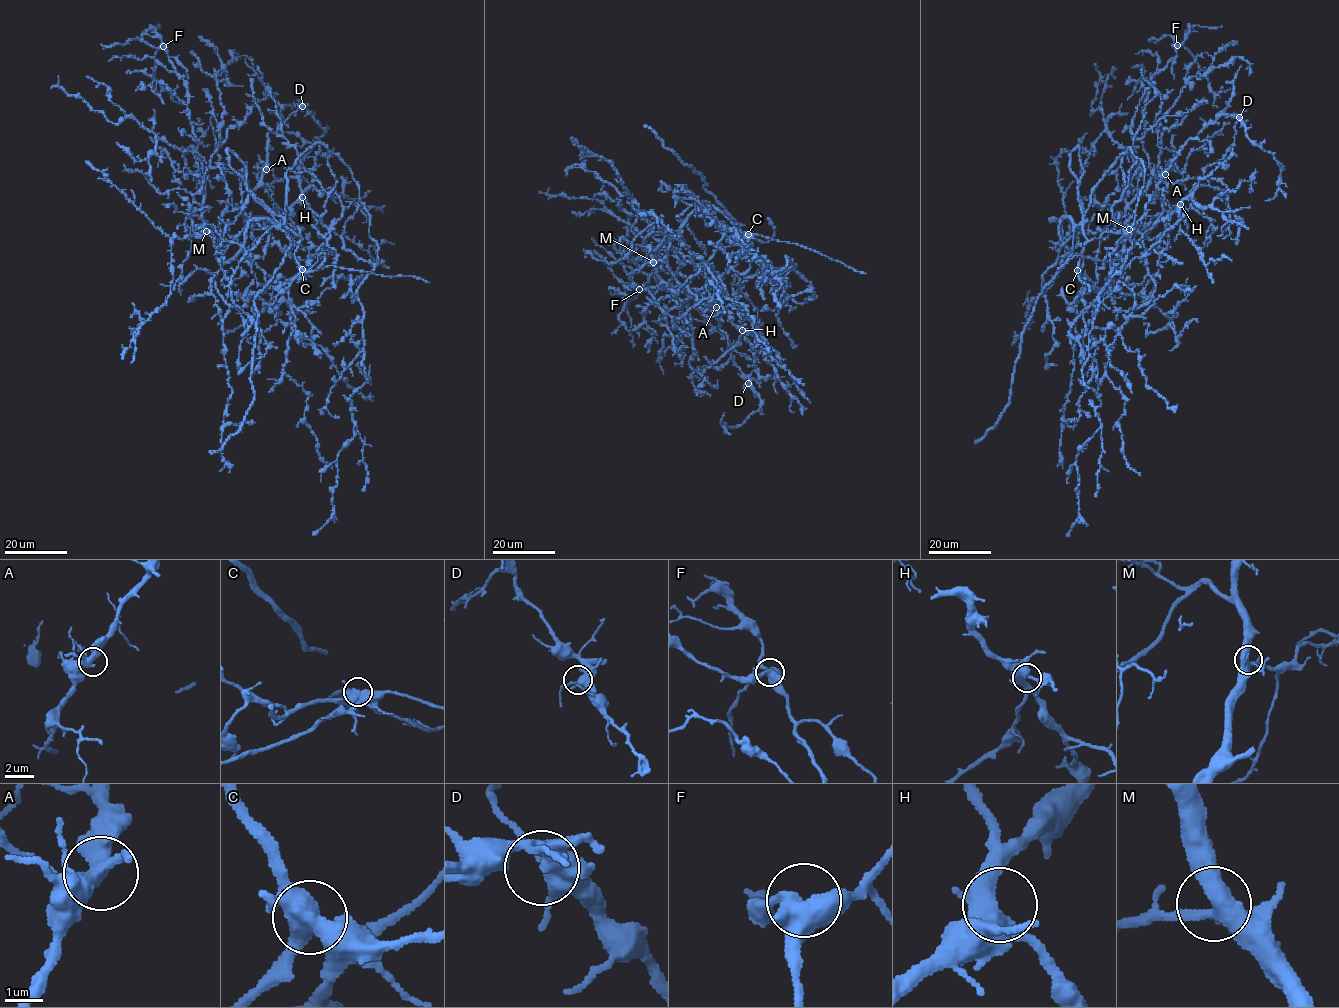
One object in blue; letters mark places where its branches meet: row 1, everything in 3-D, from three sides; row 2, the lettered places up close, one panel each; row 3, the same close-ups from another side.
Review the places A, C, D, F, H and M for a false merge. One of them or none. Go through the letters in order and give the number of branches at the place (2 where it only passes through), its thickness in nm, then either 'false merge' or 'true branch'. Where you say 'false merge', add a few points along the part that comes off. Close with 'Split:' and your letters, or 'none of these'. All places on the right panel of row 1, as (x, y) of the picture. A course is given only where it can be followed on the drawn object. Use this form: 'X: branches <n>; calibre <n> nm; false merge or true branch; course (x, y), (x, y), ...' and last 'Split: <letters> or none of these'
A: branches 4; calibre 420 nm; true branch
C: branches 4; calibre 480 nm; false merge; course (1077, 270), (1078, 275), (1098, 289), (1110, 287), (1125, 294), (1139, 294), (1146, 302), (1140, 293), (1159, 269)
D: branches 4; calibre 440 nm; true branch
F: branches 4; calibre 460 nm; true branch
H: branches 4; calibre 480 nm; true branch
M: branches 4; calibre 440 nm; true branch
Split: C

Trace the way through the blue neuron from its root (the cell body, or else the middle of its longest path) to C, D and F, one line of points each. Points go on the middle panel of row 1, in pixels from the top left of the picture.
C: (745, 250), (746, 241), (739, 234), (744, 234), (751, 240), (743, 235), (748, 234)
D: (745, 250), (741, 233), (700, 204), (666, 257), (686, 301), (704, 296), (716, 307), (748, 383)
F: (745, 250), (741, 233), (700, 204), (664, 260), (653, 258), (659, 280), (658, 265), (639, 289)

